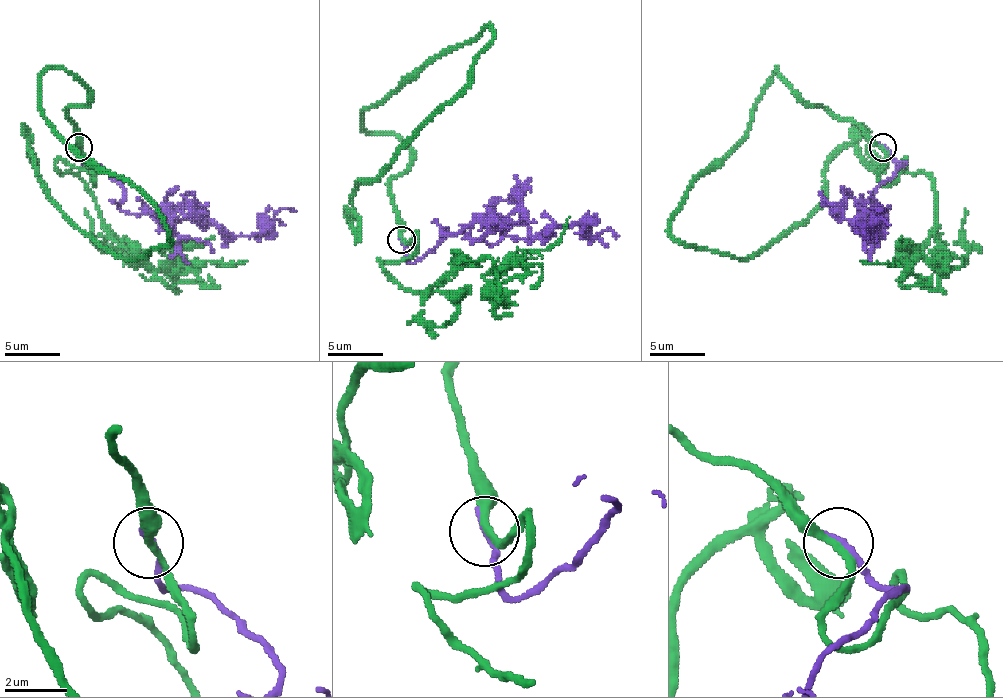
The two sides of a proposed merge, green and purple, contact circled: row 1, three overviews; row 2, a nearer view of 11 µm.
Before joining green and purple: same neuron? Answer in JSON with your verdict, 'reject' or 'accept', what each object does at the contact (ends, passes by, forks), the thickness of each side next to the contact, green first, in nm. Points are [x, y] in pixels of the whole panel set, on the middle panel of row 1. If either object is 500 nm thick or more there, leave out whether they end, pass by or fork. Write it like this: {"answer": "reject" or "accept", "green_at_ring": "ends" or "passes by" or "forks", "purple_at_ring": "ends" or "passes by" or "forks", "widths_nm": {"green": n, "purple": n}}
{"answer": "accept", "green_at_ring": "passes by", "purple_at_ring": "ends", "widths_nm": {"green": 240, "purple": 240}}

